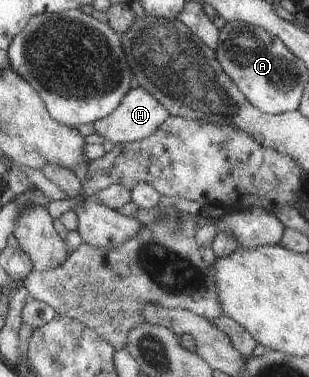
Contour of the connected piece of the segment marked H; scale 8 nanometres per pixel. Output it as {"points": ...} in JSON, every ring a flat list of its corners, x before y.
{"points":[[135,85,110,116,97,120,93,125,96,128,96,133,102,138,116,144,126,144,152,136,168,120,170,115,168,108,158,102,158,99,154,98,149,90]]}

